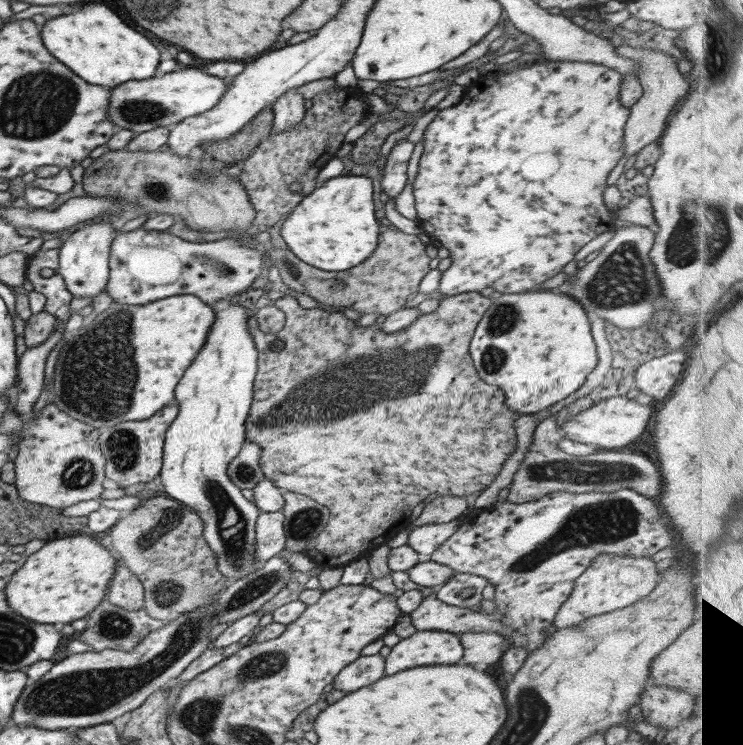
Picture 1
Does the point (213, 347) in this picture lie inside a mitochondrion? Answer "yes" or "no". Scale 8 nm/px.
no

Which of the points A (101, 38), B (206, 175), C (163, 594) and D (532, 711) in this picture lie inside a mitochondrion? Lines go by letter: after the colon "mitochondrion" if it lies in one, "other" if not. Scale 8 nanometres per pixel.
A: other
B: mitochondrion
C: mitochondrion
D: mitochondrion

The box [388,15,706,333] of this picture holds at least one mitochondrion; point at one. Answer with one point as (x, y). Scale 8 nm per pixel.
(622, 280)

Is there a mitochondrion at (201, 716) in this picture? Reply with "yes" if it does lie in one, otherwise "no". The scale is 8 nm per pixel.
yes

